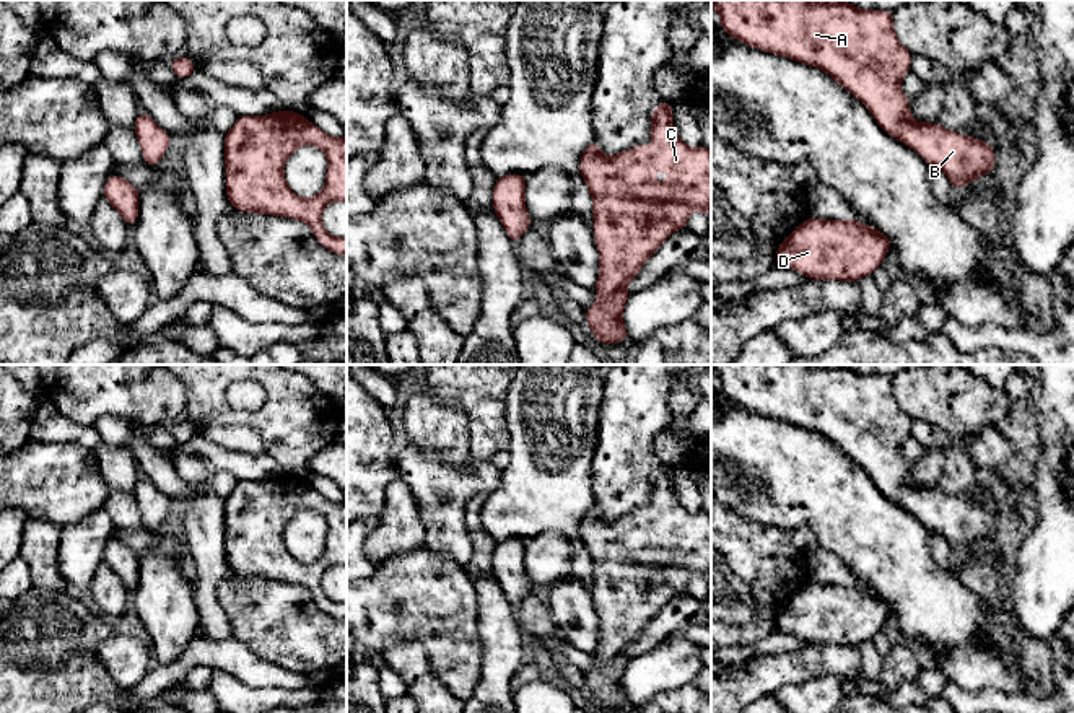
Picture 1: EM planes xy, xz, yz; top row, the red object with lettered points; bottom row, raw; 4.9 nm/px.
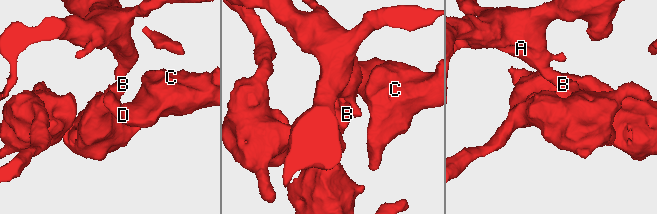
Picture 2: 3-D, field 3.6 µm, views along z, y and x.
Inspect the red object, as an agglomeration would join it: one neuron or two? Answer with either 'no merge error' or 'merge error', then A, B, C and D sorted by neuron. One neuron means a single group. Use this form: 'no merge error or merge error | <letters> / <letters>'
no merge error | A B C D

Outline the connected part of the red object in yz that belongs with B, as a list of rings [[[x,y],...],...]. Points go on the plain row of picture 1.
[[[711,365],[724,397],[745,410],[812,430],[836,444],[858,462],[877,488],[893,503],[939,532],[954,553],[993,537],[994,513],[976,501],[950,496],[939,487],[918,488],[910,480],[910,464],[900,446],[910,438],[911,417],[893,396],[893,378],[864,374],[843,365]]]

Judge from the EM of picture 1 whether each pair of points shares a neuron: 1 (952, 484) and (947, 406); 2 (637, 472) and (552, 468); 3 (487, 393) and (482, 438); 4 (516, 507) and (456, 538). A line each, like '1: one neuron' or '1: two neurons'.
1: one neuron
2: two neurons
3: one neuron
4: two neurons

